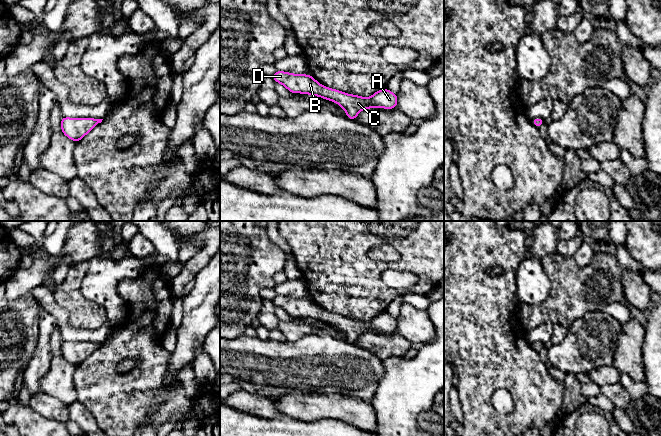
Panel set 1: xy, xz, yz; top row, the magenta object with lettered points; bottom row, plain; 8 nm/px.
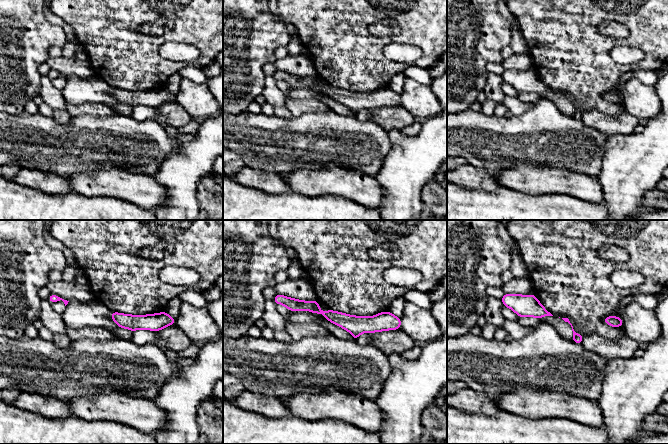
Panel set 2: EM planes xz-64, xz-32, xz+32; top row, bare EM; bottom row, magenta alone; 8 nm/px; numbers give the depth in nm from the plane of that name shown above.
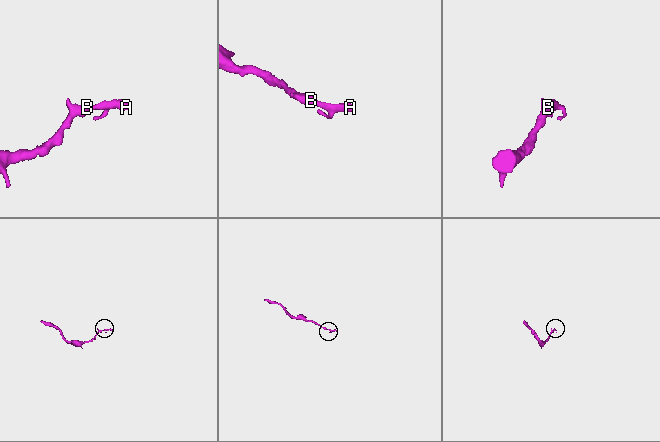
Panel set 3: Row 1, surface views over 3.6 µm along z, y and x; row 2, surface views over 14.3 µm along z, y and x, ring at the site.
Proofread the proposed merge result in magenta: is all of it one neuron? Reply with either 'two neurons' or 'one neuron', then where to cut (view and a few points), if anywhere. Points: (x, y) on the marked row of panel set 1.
one neuron; no cut

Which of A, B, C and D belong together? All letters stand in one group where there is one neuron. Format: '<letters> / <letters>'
A B C D

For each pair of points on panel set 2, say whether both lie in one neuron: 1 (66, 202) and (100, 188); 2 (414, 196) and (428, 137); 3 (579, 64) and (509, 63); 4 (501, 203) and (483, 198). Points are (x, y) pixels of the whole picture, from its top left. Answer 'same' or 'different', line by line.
1: different
2: same
3: different
4: same

